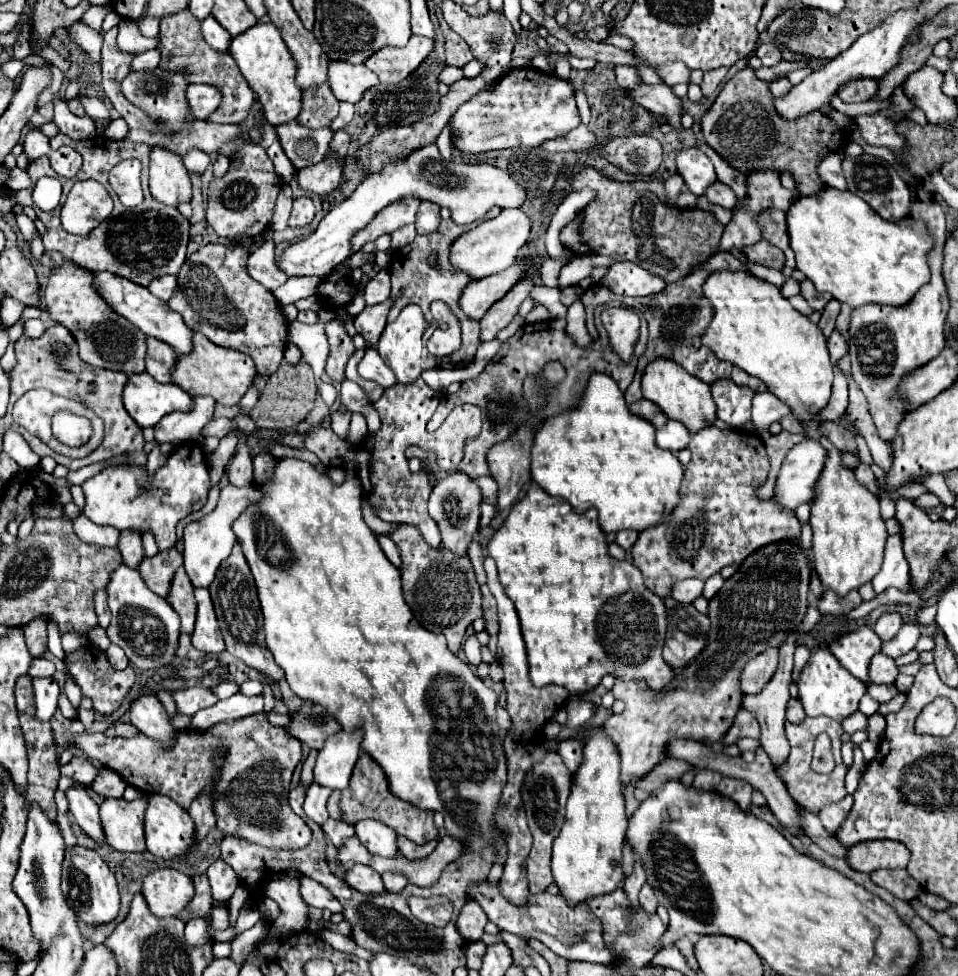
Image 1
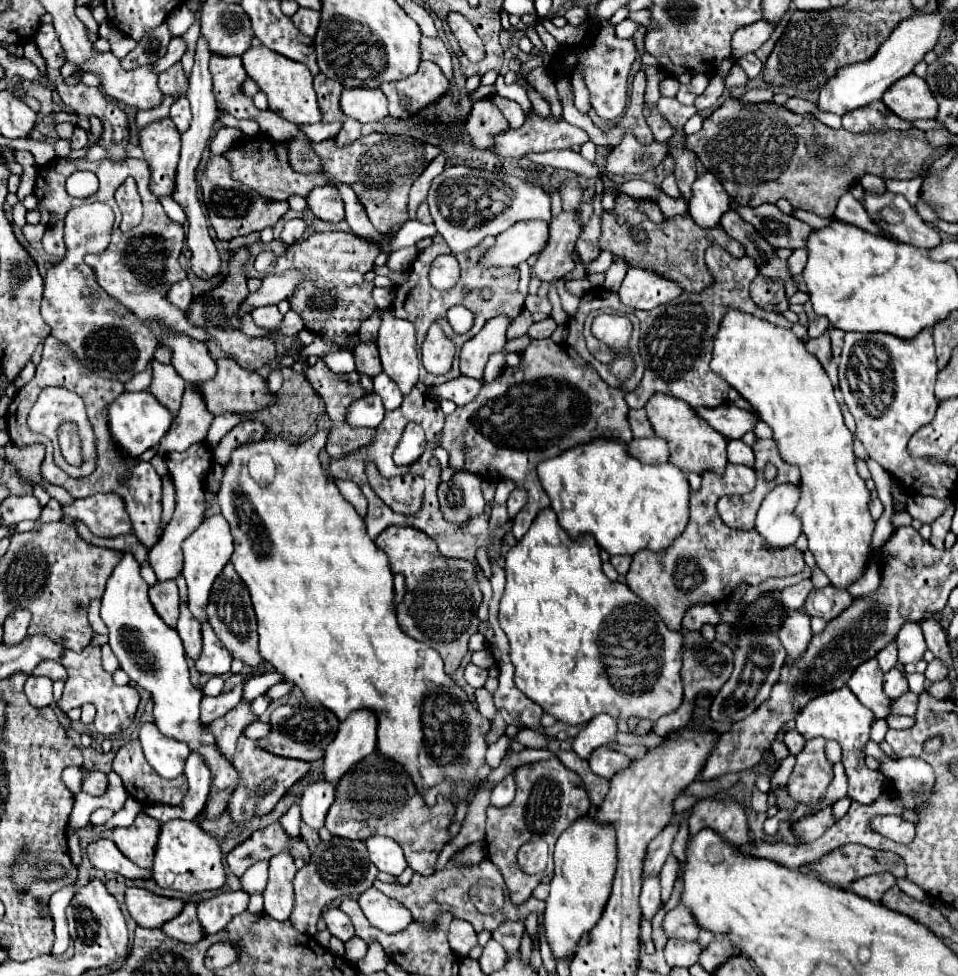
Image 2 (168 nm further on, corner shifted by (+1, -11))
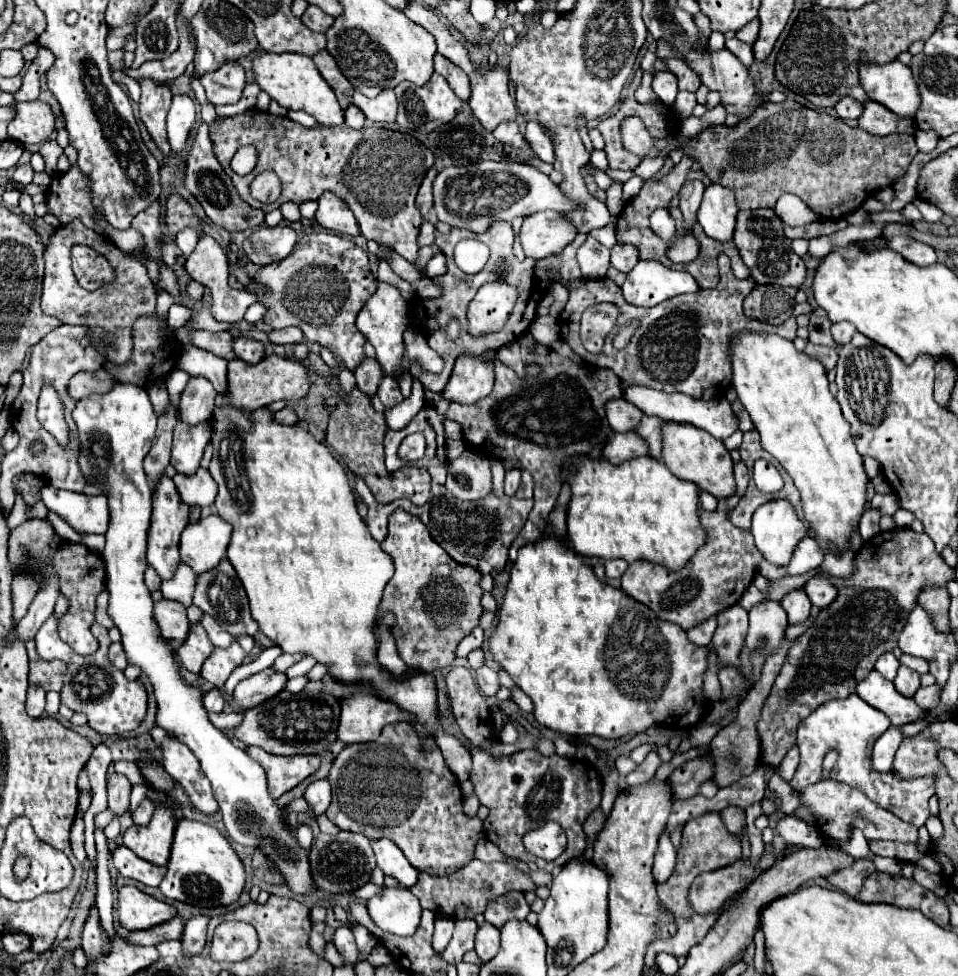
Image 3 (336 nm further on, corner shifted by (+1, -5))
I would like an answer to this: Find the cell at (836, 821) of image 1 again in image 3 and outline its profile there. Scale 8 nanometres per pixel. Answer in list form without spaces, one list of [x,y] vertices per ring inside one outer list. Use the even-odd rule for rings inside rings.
[[[786,815],[778,819],[776,833],[786,841],[786,845],[802,845],[808,849],[818,849],[824,845],[818,831],[812,825],[806,825],[806,821],[798,819],[796,815]]]

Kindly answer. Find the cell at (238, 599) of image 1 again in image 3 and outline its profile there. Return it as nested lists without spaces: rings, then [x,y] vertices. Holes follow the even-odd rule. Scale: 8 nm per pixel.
[[[226,557],[222,559],[222,563],[218,563],[218,567],[214,567],[214,569],[210,569],[210,571],[196,577],[194,605],[200,607],[206,615],[212,615],[214,619],[218,619],[220,627],[226,629],[234,637],[238,637],[238,635],[256,635],[256,631],[258,631],[258,623],[254,623],[254,619],[250,615],[246,591],[244,591],[240,579],[238,579],[234,567],[230,565],[230,561]]]

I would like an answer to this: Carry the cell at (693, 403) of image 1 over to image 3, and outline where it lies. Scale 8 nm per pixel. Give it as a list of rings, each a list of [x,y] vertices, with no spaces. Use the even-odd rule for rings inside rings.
[[[670,421],[664,427],[664,447],[662,447],[662,463],[682,481],[694,483],[698,489],[708,491],[716,499],[728,499],[736,491],[736,481],[732,475],[732,457],[720,439],[714,439],[706,431]]]

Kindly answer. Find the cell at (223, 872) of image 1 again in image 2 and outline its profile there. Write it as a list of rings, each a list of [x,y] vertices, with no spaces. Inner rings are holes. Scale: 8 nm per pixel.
[[[220,891],[218,895],[198,903],[198,919],[208,935],[222,931],[230,919],[242,913],[248,905],[244,891]]]

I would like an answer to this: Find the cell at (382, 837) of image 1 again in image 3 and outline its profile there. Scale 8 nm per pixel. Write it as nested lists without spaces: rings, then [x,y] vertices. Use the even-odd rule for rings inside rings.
[[[390,839],[372,841],[372,849],[376,855],[376,863],[384,871],[384,875],[394,877],[406,889],[418,881],[420,871],[410,867],[408,859],[402,855],[402,851],[398,851],[398,847]]]

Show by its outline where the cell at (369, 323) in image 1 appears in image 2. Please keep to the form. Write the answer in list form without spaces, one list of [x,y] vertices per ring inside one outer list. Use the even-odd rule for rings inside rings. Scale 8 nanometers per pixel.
[[[360,341],[354,347],[354,355],[356,355],[356,371],[366,373],[370,377],[374,377],[376,373],[382,371],[382,363],[380,363],[380,357],[378,357],[376,341]]]

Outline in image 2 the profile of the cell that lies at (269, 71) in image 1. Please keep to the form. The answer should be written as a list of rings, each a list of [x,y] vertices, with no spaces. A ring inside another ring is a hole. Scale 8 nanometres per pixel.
[[[266,45],[250,47],[242,55],[242,63],[244,63],[248,77],[254,79],[258,87],[268,95],[268,107],[274,113],[278,113],[280,117],[296,125],[318,123],[322,119],[318,103],[316,103],[316,93],[312,89],[312,75],[306,69],[306,65],[296,63],[288,57],[282,57],[280,53],[274,53],[272,49],[266,49]]]

